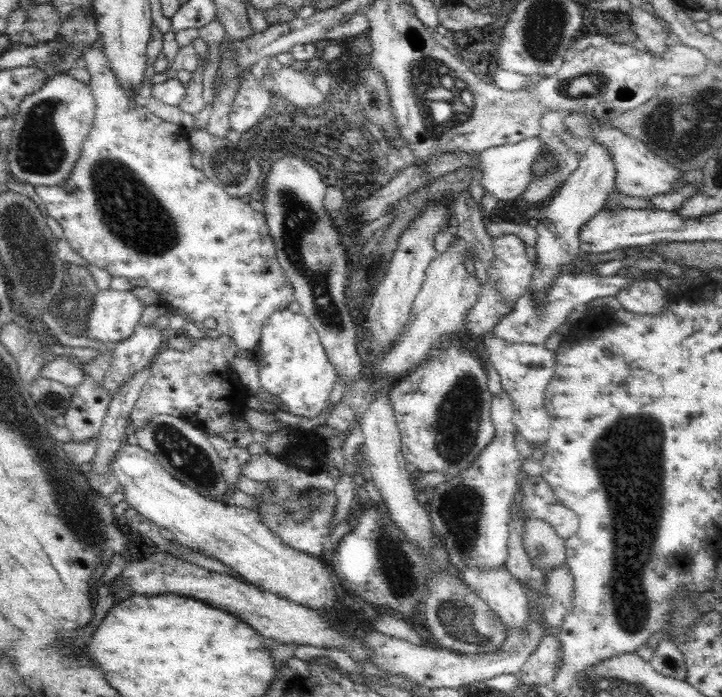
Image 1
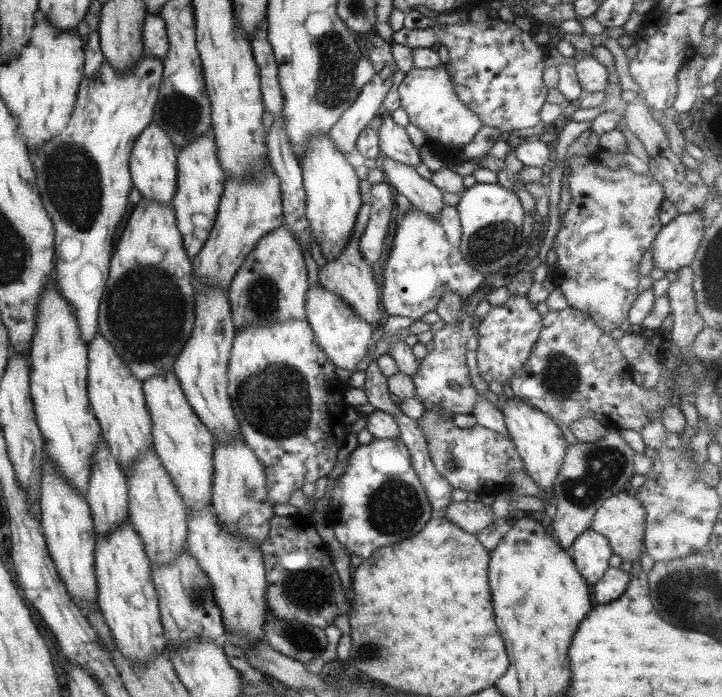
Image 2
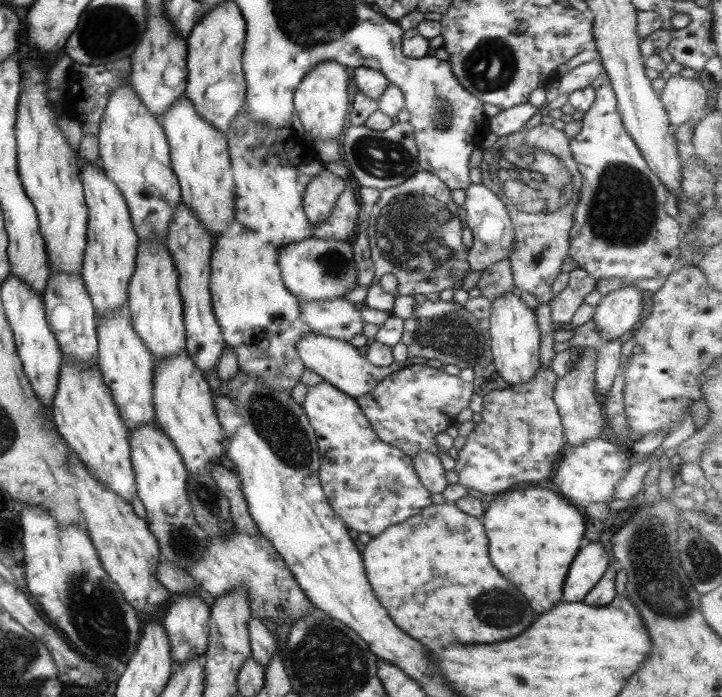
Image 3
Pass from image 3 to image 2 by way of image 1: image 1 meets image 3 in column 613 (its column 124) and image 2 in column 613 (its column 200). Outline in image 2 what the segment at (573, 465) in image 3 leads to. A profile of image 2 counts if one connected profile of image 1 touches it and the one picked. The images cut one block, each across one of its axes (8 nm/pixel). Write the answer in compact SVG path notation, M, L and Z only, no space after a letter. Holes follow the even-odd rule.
M630 489L615 493L607 498L593 515L590 529L604 536L609 543L613 554L617 554L622 562L634 562L640 559L641 546L644 543L645 513L636 496Z

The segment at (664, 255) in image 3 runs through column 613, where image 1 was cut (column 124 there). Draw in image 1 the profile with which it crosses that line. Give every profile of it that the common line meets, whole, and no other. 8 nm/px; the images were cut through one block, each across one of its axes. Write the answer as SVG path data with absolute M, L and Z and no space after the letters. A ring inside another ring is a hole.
M98 40L98 42L93 44L93 46L83 55L83 58L87 62L86 69L88 70L91 76L90 82L88 84L92 89L92 93L94 93L94 99L96 99L96 110L94 114L94 122L92 128L90 129L88 136L84 139L84 142L82 143L80 154L78 155L76 162L72 165L72 170L69 172L69 175L62 182L56 183L52 186L33 185L33 194L36 194L36 196L38 196L40 200L42 200L42 202L44 203L44 208L46 209L46 213L52 218L54 218L54 220L56 220L56 222L60 225L60 228L62 228L62 230L64 231L64 239L68 241L67 243L70 244L70 248L74 250L76 254L78 254L78 256L82 256L84 260L88 261L89 264L95 265L100 269L108 271L110 277L124 277L128 279L128 282L130 283L131 287L152 288L152 290L155 290L158 293L160 302L166 304L168 308L179 309L181 313L187 312L188 314L191 314L195 320L195 326L197 326L201 332L206 333L206 336L208 338L215 340L216 338L218 338L218 336L228 336L234 340L234 343L237 345L238 351L254 351L258 344L258 340L260 340L260 331L263 322L273 312L281 311L285 308L288 308L288 305L291 301L291 295L293 294L293 287L291 286L288 278L285 276L285 271L282 269L282 266L279 264L278 256L276 254L277 249L275 248L275 241L272 237L270 228L267 226L264 214L258 213L256 212L256 210L253 210L249 203L244 203L239 198L232 197L230 194L227 194L223 190L223 188L216 186L216 184L213 181L206 177L206 175L204 175L204 173L202 172L202 169L196 169L196 167L192 165L192 161L190 161L190 155L192 154L193 150L190 148L190 145L188 145L188 133L186 134L186 138L182 136L181 127L179 127L175 123L168 122L164 119L160 119L159 117L156 117L156 115L154 115L153 113L150 113L148 109L145 109L143 107L143 102L136 103L137 101L140 101L139 99L127 99L127 96L123 94L122 90L120 90L120 87L117 86L114 78L114 73L109 69L108 59L104 56L103 45L101 44L101 41Z

